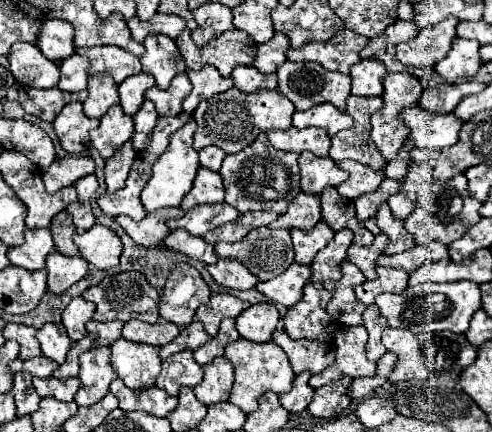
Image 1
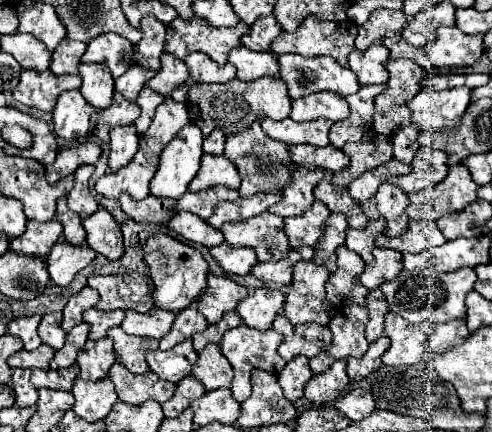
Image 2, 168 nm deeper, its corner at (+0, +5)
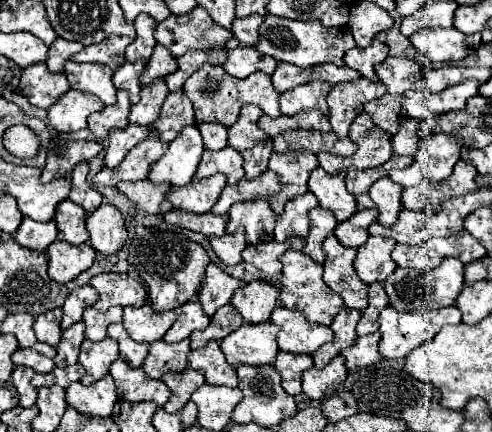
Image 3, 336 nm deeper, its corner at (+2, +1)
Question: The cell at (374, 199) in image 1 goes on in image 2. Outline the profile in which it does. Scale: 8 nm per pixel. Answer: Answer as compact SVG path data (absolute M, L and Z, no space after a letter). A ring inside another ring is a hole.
M392 159L386 165L382 165L378 169L372 169L368 173L364 173L362 177L358 177L354 183L350 183L348 191L350 191L352 199L356 199L358 203L364 203L368 199L374 199L376 189L384 181L388 181L388 177L392 177L392 175L406 175L406 173L410 173L410 165Z

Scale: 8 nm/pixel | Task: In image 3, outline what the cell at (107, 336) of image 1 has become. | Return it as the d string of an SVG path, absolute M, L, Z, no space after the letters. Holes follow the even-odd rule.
M88 307L88 309L84 309L82 319L86 323L86 337L90 341L102 341L106 337L106 327L110 323L122 321L122 307L112 307L104 313L96 311L94 307Z

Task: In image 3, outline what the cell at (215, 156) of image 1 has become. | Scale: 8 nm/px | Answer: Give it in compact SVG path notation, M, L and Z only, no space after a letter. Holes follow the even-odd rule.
M204 121L204 123L198 123L196 127L202 133L206 149L218 151L218 149L224 149L228 145L228 129L224 125L220 125L220 123L206 123Z

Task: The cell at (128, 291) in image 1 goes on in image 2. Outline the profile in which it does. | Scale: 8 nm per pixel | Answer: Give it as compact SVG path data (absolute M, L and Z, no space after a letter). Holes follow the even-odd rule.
M124 273L124 275L92 275L88 277L88 287L96 289L100 301L96 309L100 311L116 311L116 309L132 309L138 313L146 313L154 307L152 301L152 285L148 277L140 273Z

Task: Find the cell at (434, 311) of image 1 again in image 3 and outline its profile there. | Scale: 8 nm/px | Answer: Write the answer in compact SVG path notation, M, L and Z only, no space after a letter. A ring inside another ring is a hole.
M446 257L440 267L432 271L418 271L418 269L402 269L396 271L384 281L384 289L388 293L390 305L400 311L414 311L414 309L440 309L450 307L456 303L460 289L464 287L464 265L456 261L456 257Z

